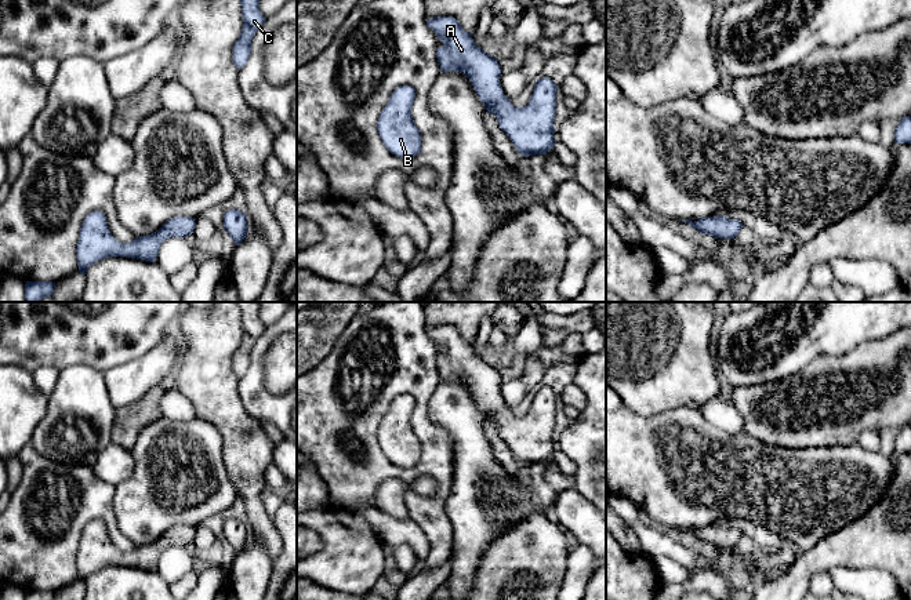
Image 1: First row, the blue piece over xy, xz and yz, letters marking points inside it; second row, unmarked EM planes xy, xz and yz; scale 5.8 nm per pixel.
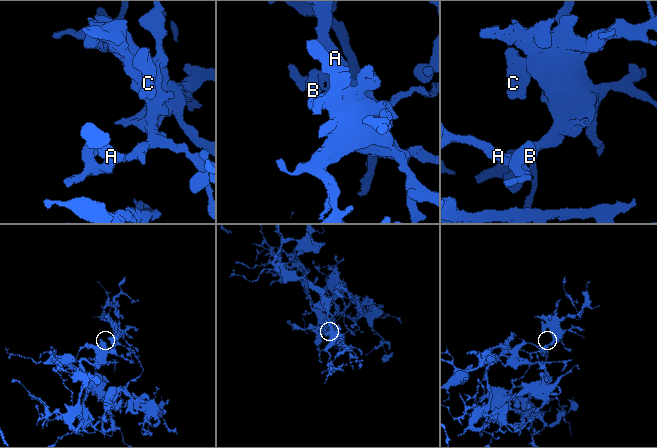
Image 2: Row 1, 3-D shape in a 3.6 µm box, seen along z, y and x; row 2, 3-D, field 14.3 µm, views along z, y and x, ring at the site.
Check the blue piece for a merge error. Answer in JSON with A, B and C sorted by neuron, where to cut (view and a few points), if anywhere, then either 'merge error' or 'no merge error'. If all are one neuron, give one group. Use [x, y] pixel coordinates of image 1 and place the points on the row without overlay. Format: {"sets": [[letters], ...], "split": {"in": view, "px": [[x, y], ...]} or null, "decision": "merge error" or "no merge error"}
{"sets": [["A", "B", "C"]], "split": null, "decision": "no merge error"}

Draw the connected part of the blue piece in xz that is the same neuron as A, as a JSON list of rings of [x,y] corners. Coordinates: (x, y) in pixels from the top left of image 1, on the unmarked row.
[[[436,326],[427,330],[427,334],[444,352],[436,359],[440,379],[461,381],[471,389],[487,422],[496,423],[500,436],[511,447],[516,459],[525,466],[549,461],[555,454],[554,428],[558,394],[548,386],[537,388],[529,412],[525,417],[515,417],[500,393],[501,378],[497,368],[473,352],[472,342],[465,341],[460,331],[451,326]]]

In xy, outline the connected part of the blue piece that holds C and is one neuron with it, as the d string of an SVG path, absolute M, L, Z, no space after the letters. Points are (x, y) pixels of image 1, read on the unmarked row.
M236 302L242 314L243 338L233 354L233 372L242 378L250 366L251 350L255 341L265 331L265 326L259 320L259 302Z

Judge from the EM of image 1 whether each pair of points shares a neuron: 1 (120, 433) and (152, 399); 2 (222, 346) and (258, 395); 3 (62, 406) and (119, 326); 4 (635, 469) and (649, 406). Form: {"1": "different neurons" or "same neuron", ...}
{"1": "same neuron", "2": "different neurons", "3": "different neurons", "4": "different neurons"}

